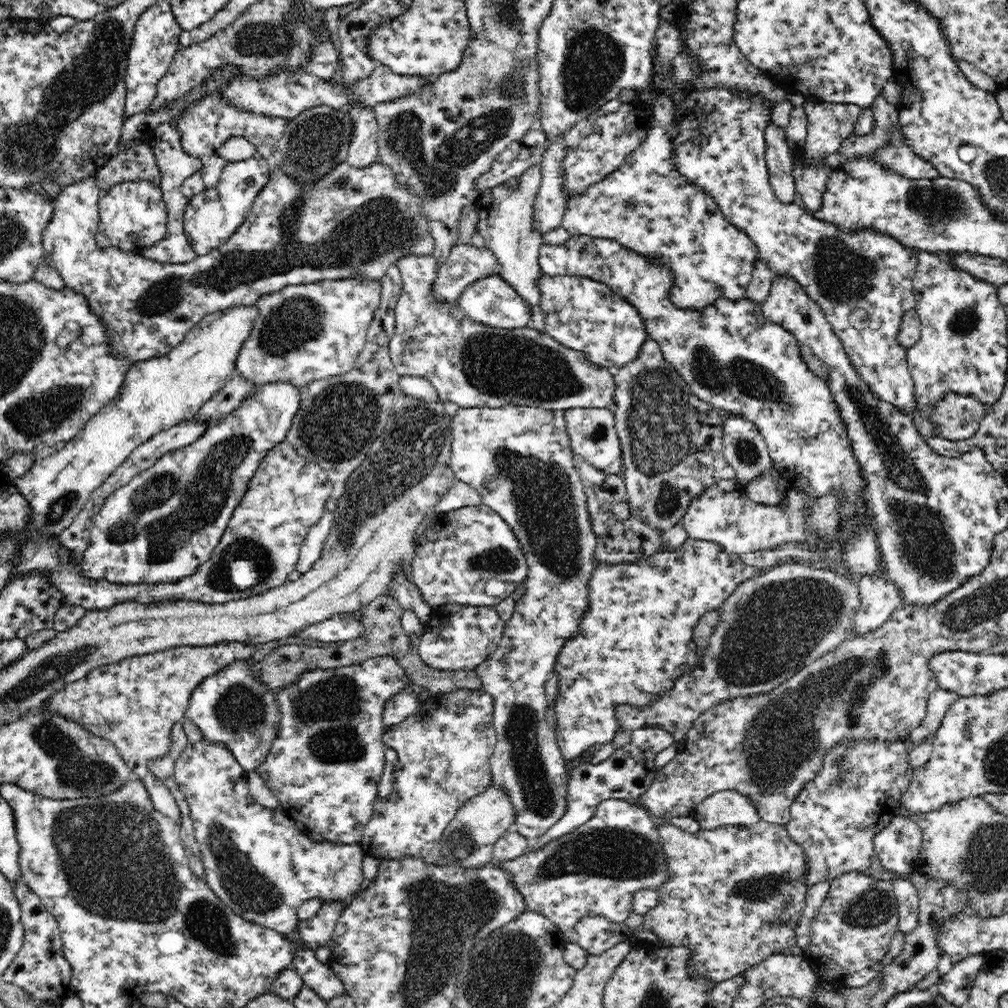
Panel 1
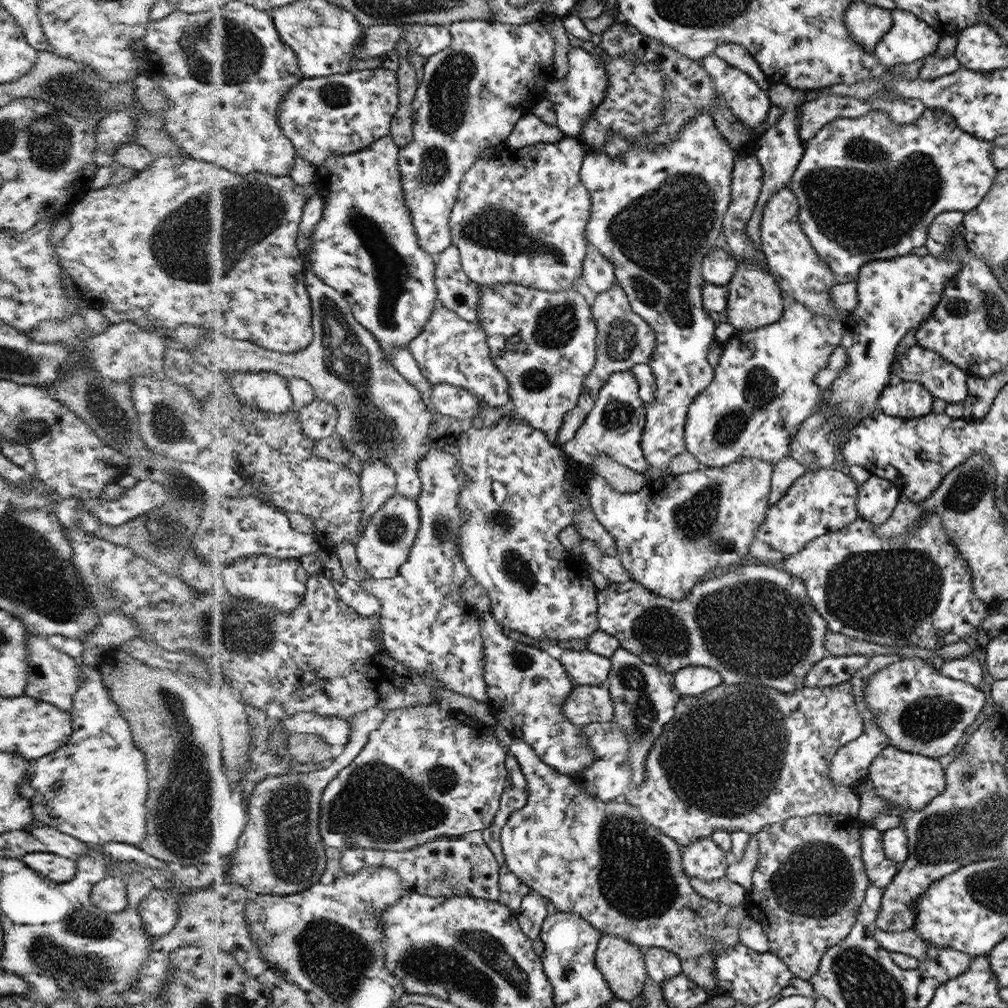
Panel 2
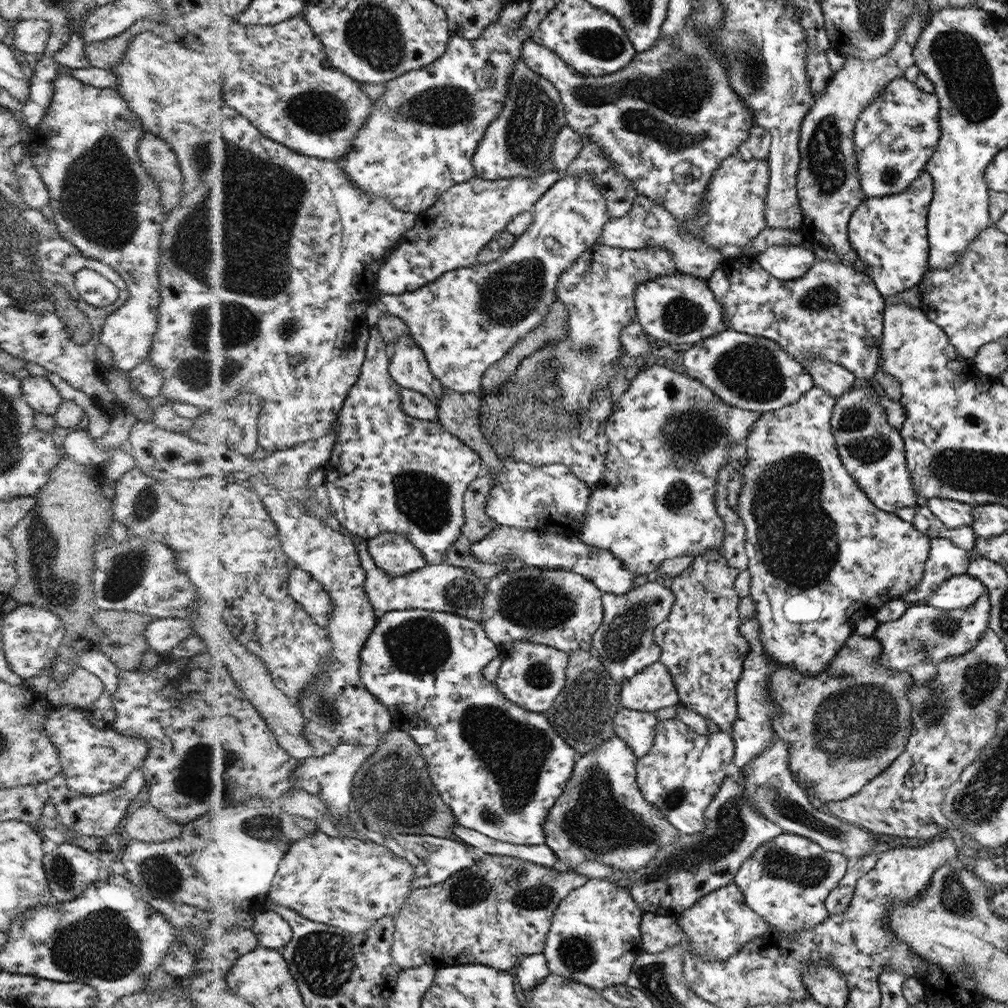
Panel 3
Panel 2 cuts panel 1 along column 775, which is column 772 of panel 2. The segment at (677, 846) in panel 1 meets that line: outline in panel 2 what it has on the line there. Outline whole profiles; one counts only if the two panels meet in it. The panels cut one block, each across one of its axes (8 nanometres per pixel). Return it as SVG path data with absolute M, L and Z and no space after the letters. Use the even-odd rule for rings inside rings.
M813 813L791 817L762 828L755 834L759 858L754 870L753 884L743 901L747 917L759 923L769 940L768 951L778 955L793 978L809 981L818 973L822 954L845 940L854 926L855 915L862 904L869 876L861 860L861 829L857 817L835 813Z

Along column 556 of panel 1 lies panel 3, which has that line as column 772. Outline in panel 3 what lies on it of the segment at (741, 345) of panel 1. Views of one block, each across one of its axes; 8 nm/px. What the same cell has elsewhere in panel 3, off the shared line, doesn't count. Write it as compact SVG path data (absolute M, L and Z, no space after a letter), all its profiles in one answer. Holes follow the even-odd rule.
M769 245L755 254L754 261L775 278L792 281L807 272L817 260L805 246Z

